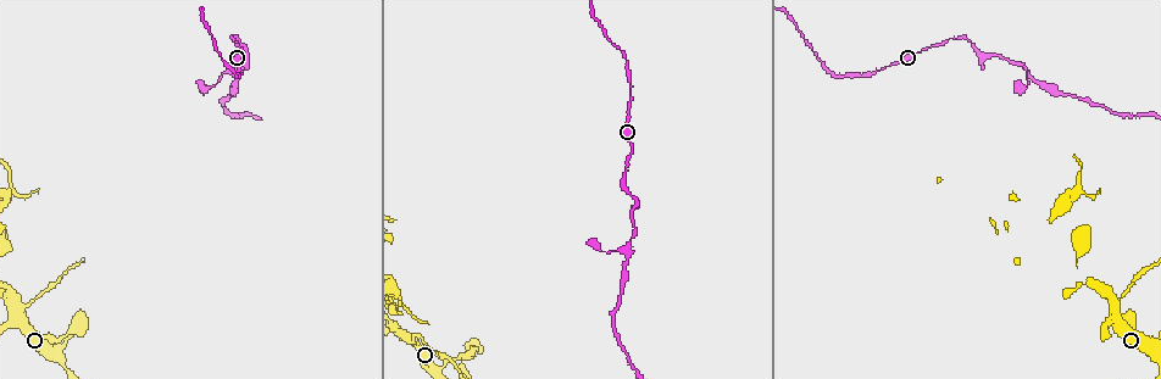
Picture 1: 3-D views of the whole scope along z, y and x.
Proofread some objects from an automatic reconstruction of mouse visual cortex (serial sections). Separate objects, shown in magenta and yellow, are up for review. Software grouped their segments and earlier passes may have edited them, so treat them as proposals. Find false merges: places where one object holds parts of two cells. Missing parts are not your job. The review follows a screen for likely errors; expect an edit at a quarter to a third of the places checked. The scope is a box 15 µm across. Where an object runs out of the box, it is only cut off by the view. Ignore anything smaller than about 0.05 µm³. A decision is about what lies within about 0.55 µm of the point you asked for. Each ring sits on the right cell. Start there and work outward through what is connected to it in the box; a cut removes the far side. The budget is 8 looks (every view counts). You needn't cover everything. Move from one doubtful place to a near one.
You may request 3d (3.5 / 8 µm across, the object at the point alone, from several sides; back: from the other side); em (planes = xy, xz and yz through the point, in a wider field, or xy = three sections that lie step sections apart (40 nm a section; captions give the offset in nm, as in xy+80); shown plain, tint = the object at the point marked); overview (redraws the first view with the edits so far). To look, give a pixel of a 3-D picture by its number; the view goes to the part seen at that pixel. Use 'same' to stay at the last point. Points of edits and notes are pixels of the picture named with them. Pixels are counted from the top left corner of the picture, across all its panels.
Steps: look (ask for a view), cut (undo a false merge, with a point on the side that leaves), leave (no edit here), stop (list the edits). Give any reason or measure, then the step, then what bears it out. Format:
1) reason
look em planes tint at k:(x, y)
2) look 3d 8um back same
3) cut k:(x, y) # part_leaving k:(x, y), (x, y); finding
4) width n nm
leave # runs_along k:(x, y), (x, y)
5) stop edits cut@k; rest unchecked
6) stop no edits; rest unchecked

thick turns thin
look 3d 3.5um back at 1:(422, 337)

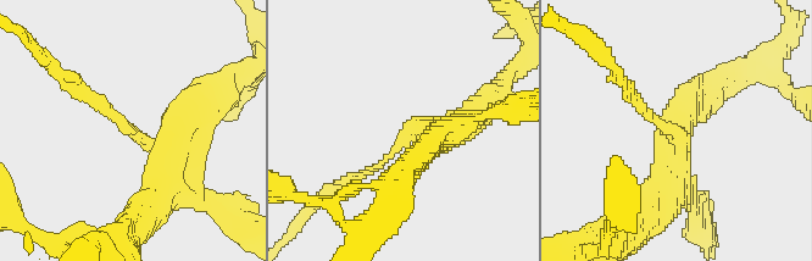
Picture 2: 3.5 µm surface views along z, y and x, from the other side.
look em xy step 5 tint at 2:(132, 129)

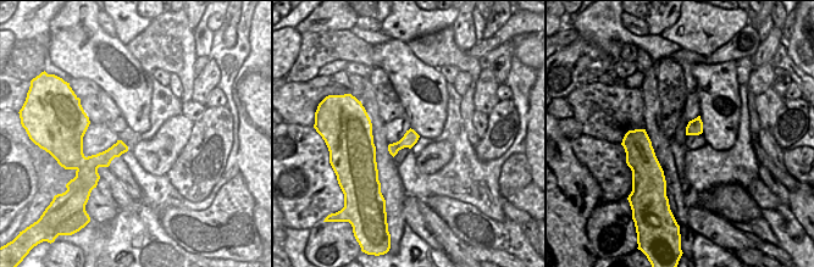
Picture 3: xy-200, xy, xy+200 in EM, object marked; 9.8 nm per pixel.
cut 2:(76, 94) # two cells meet here

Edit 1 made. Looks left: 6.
look overview

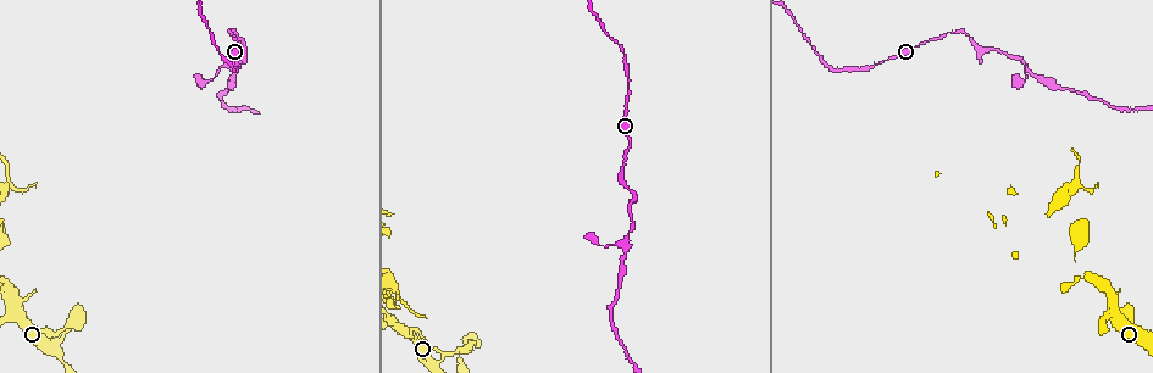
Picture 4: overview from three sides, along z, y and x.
abrupt turn
look 3d 3.5um at 4:(620, 180)

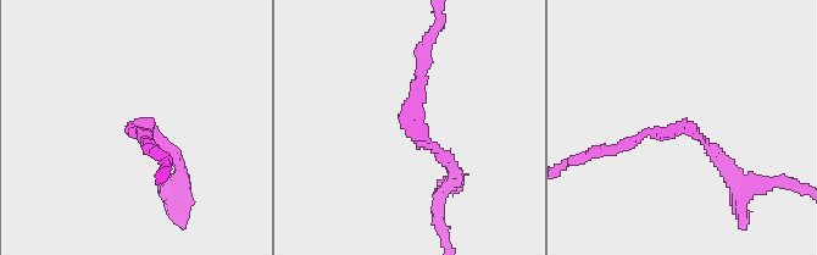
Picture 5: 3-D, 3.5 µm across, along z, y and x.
arm_widths 150, 200 nm; now the EM
look em xy step 3 tint at 5:(681, 129)

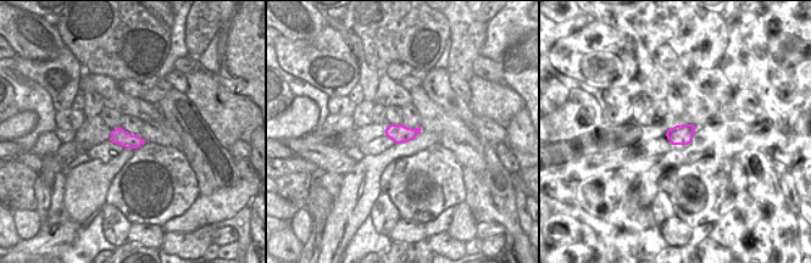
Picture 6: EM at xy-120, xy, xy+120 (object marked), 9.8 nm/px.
leave # runs_along 5:(423, 53), (411, 127), (453, 177); one cell here

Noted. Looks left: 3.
two arms in line, one across
look 3d 3.5um back at 4:(623, 240)

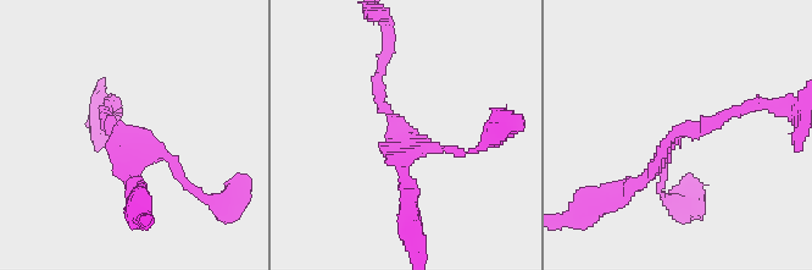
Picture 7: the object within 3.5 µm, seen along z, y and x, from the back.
arms 3; arm_widths 150, 150, 200 nm; shape alone is not enough
look em xy step 3 tint at 7:(675, 135)

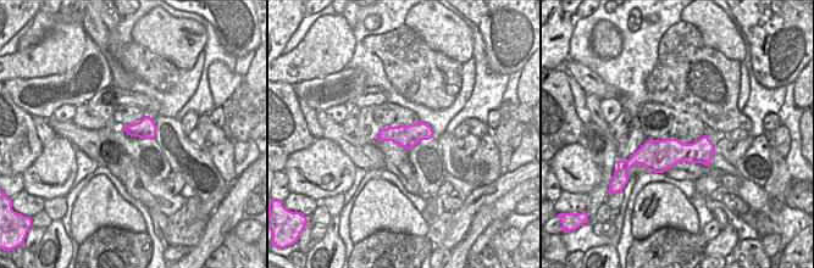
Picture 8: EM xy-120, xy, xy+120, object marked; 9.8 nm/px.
leave # one cell here

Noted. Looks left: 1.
stop edits cut@2; rest unchecked

